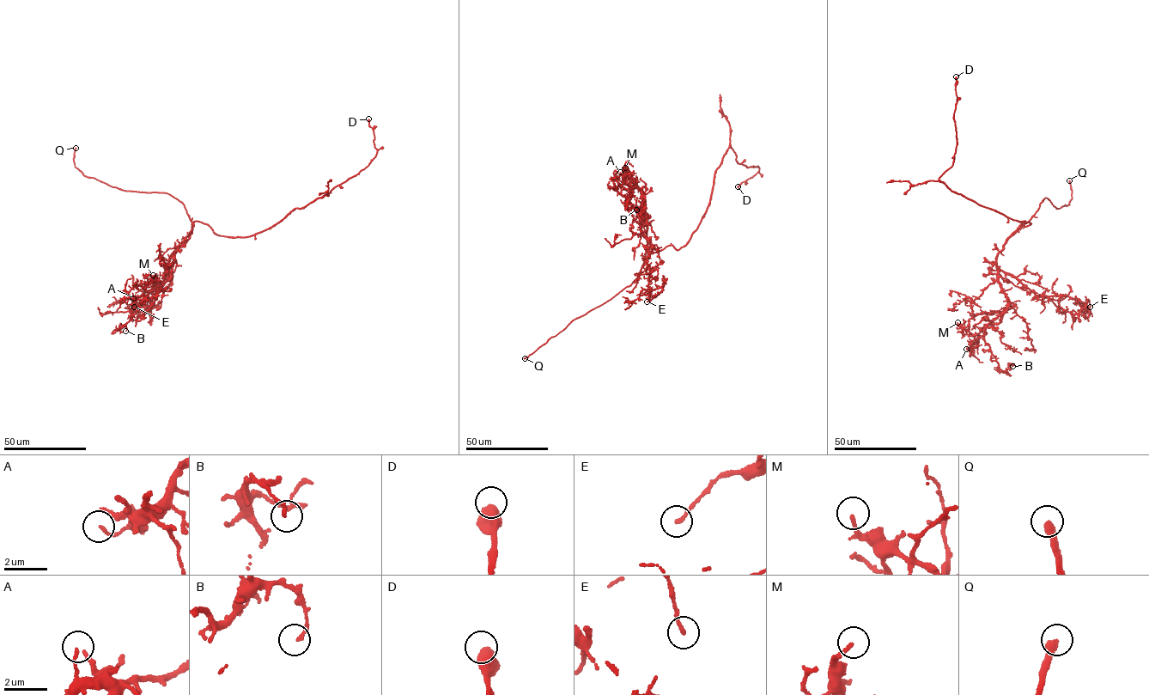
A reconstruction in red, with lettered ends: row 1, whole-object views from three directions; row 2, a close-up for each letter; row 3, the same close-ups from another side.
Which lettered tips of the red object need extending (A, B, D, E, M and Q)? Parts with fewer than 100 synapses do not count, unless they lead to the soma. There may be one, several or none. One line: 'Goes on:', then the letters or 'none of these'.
Goes on: Q

